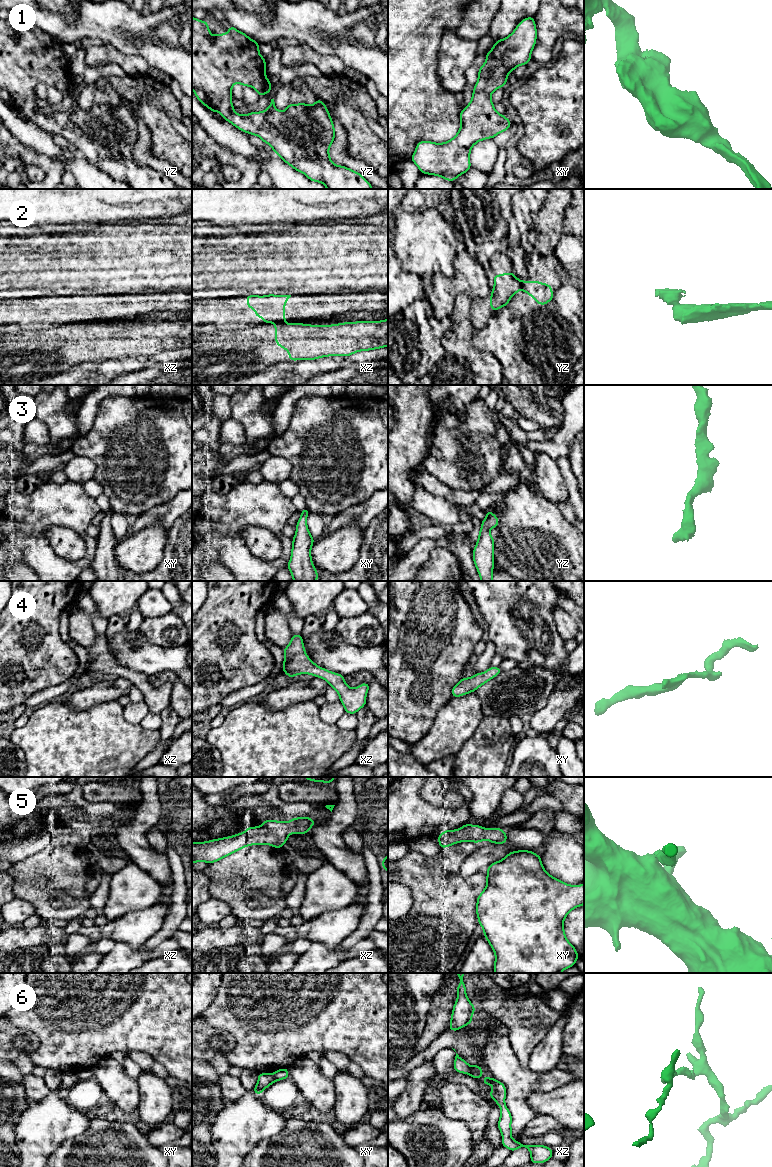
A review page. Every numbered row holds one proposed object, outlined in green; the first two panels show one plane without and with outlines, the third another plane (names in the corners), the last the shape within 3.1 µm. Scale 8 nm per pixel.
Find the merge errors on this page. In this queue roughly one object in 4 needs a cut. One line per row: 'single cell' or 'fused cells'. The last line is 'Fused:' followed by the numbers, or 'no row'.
1: single cell
2: fused cells
3: single cell
4: single cell
5: single cell
6: fused cells
Fused: 2, 6

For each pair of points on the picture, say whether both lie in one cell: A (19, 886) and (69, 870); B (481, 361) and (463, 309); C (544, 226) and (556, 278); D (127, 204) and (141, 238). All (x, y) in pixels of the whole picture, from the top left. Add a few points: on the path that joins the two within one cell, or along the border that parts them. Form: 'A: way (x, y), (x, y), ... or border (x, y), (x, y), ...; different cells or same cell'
A: way (31, 874), (35, 870), (57, 870); same cell
B: way (468, 349), (463, 344), (463, 322); same cell
C: border (535, 249), (542, 255), (554, 254); different cells
D: border (137, 220), (111, 224); different cells

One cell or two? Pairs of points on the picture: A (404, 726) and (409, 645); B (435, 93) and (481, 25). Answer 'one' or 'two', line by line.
A: one
B: two

